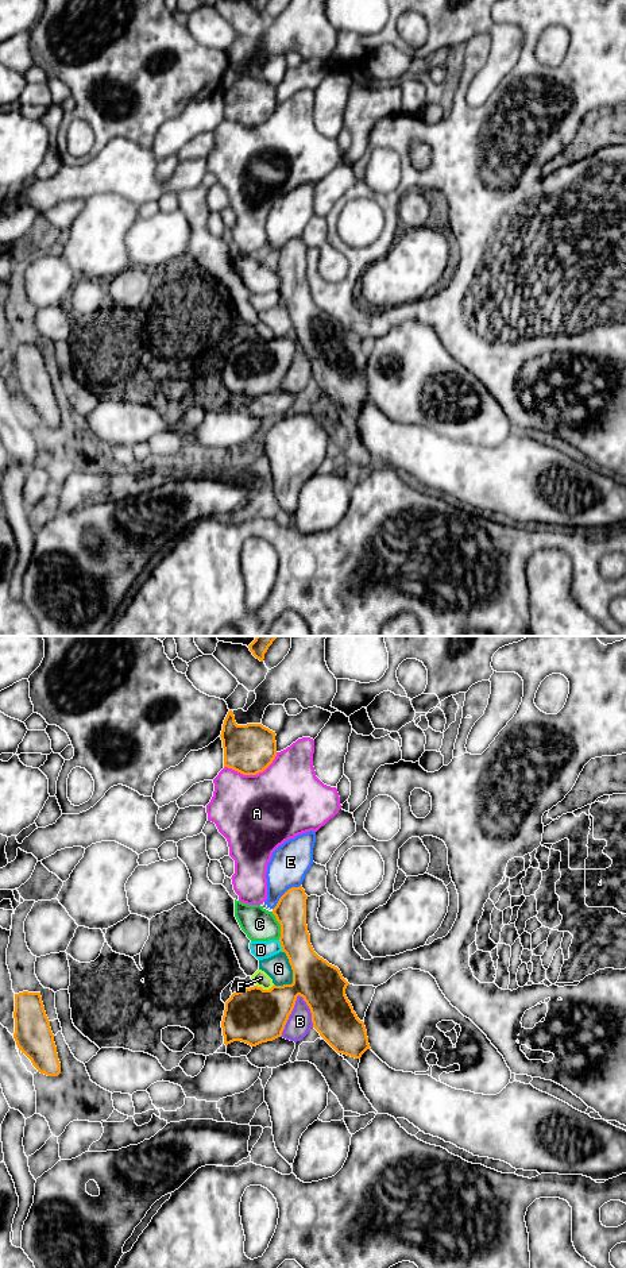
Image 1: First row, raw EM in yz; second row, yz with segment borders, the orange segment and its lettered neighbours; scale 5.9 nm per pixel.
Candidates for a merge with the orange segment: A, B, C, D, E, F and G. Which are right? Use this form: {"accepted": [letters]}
{"accepted": ["B"]}

